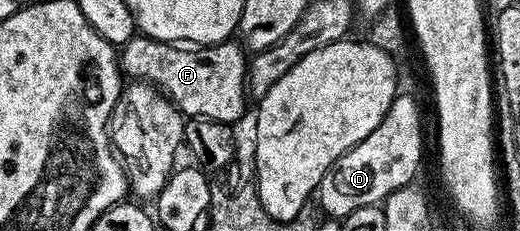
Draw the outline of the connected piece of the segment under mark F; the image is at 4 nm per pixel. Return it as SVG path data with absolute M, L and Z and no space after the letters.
M135 36L119 50L121 69L130 79L148 82L170 98L186 119L237 124L247 103L247 51L240 41L226 40L214 46L190 48Z

